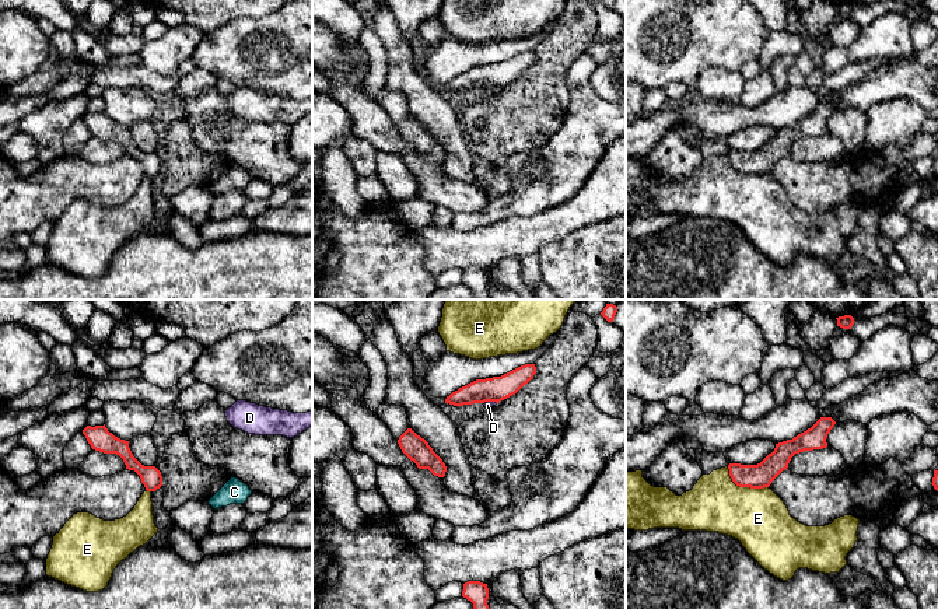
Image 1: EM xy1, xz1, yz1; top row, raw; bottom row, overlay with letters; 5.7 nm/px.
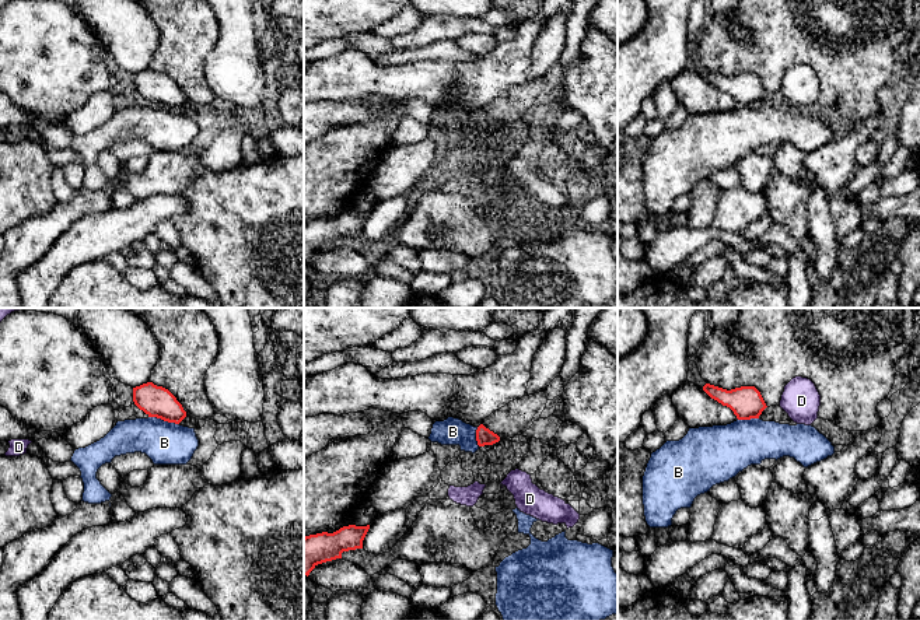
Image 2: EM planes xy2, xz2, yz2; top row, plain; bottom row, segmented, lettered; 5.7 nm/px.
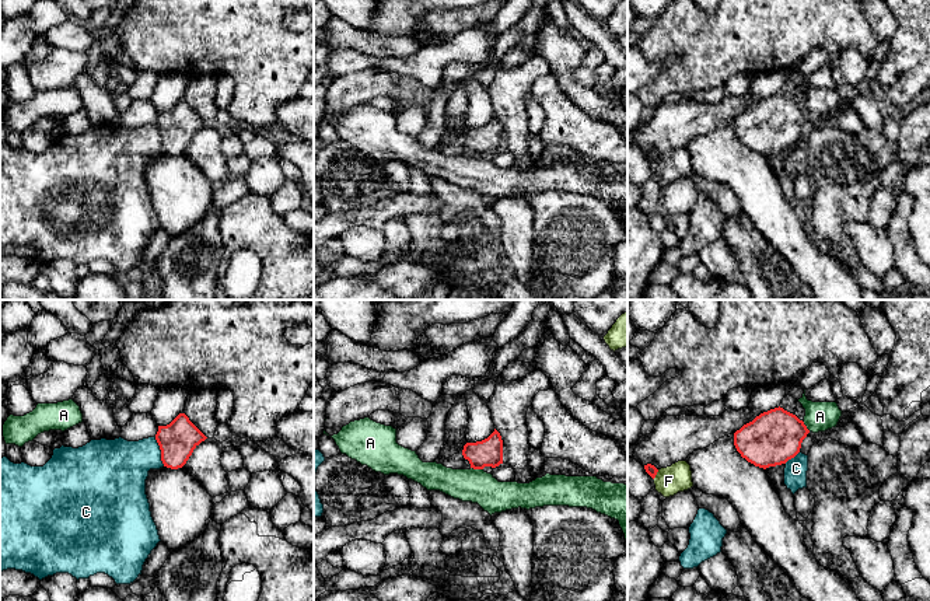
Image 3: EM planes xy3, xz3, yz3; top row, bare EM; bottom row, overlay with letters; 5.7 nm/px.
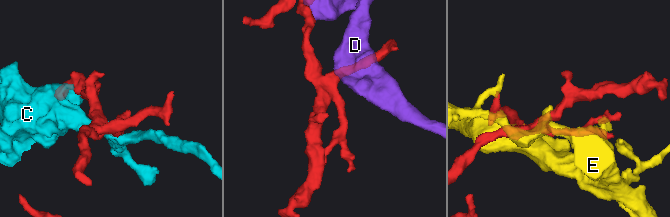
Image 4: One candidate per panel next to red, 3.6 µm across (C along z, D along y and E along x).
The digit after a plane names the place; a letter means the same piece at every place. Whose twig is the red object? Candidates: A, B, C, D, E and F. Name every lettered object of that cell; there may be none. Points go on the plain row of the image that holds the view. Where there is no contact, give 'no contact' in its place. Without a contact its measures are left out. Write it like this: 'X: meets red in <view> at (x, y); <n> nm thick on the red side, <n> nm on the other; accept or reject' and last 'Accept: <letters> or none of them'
A: meets red in xz3 at (476, 154); 160 nm thick on the red side, 190 nm on the other; reject
B: meets red in xy2 at (164, 107); 180 nm thick on the red side, 240 nm on the other; reject
C: meets red in xy3 at (161, 137); 220 nm thick on the red side, 320 nm on the other; reject
D: meets red in xz1 at (489, 87); 140 nm thick on the red side, 50 nm on the other; reject
E: meets red in yz1 at (744, 172); 140 nm thick on the red side, 340 nm on the other; reject
F: meets red in yz3 at (656, 160); 60 nm thick on the red side, 160 nm on the other; reject
Accept: none of them

